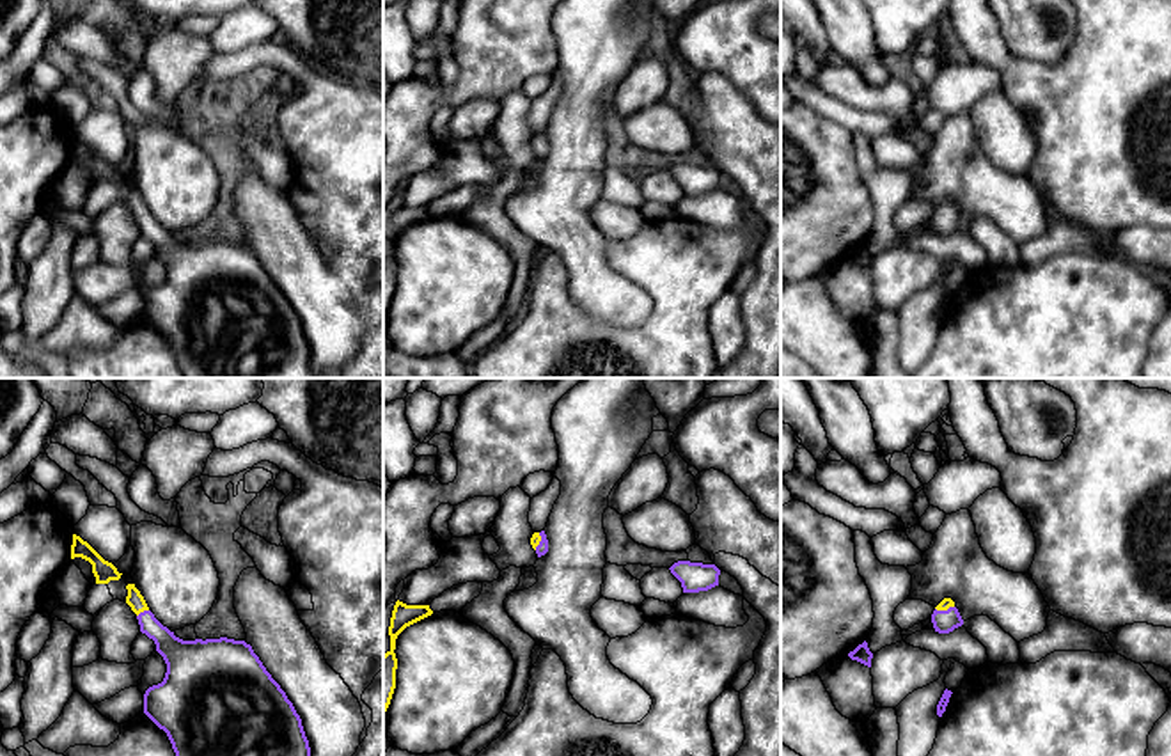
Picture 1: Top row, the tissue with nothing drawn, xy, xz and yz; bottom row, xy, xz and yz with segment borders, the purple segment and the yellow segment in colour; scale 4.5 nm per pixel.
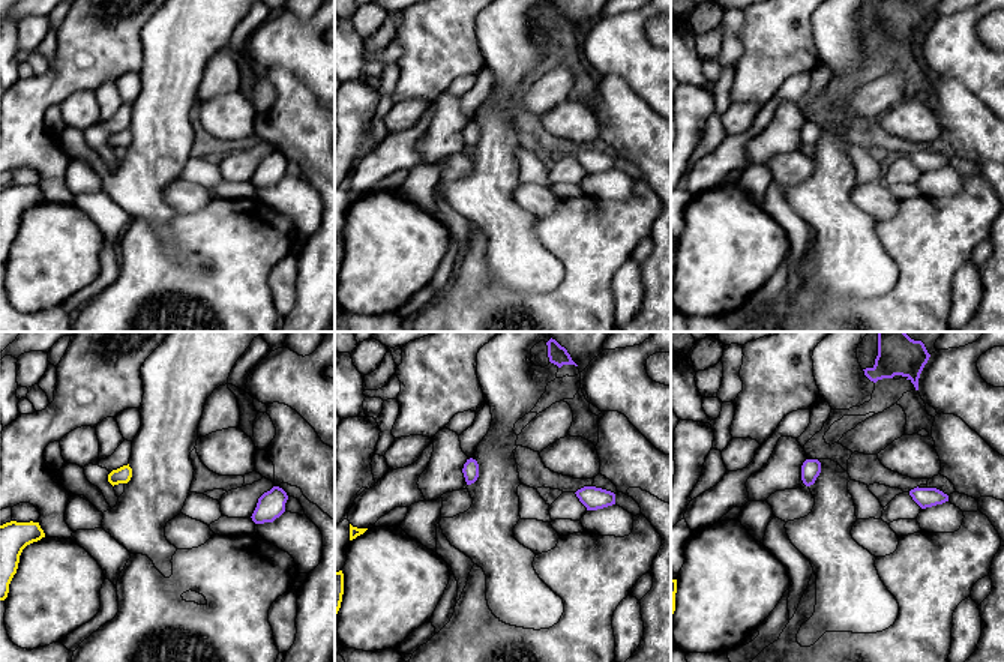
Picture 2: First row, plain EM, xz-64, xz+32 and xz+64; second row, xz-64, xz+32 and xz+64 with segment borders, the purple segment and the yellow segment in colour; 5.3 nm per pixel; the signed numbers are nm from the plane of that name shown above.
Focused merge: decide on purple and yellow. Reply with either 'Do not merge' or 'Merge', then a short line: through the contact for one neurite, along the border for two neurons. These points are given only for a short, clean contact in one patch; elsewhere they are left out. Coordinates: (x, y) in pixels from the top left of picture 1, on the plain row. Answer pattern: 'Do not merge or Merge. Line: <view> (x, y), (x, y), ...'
Merge. Line: xy (178, 256), (148, 226), (144, 213), (135, 203)

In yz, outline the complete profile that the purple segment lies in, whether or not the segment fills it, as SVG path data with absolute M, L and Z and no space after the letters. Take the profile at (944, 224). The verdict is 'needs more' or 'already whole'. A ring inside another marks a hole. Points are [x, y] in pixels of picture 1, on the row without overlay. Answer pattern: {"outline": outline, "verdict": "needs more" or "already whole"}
{"outline": "M944 201L931 217L931 225L935 234L939 236L949 236L955 231L963 227L963 222L955 209L955 204L951 201Z", "verdict": "needs more"}

